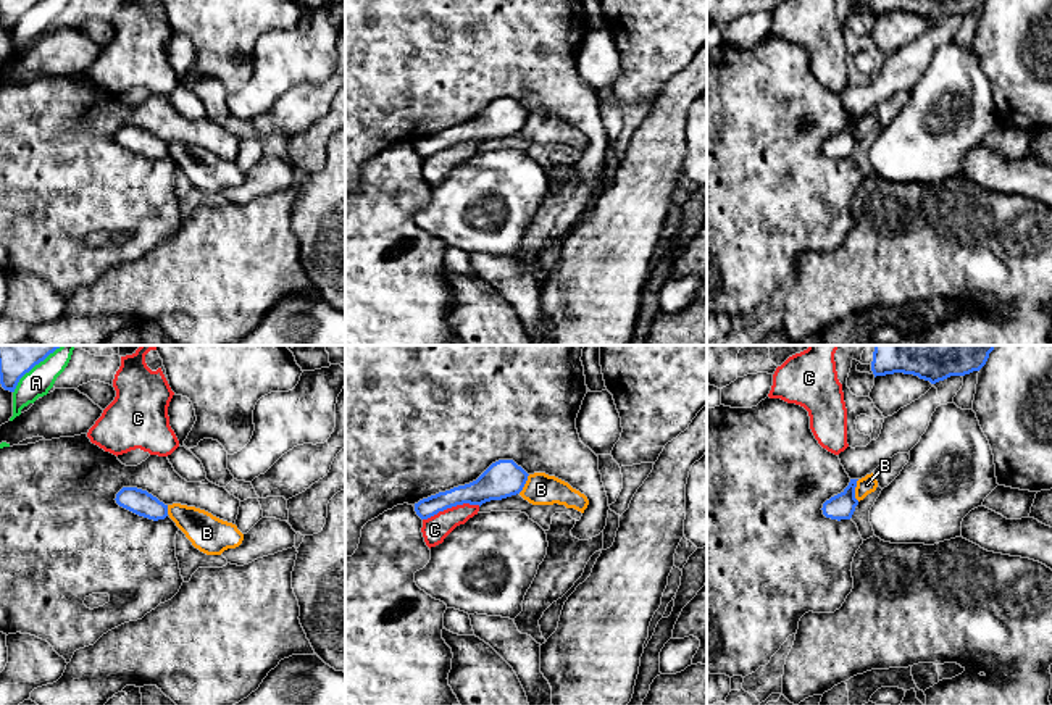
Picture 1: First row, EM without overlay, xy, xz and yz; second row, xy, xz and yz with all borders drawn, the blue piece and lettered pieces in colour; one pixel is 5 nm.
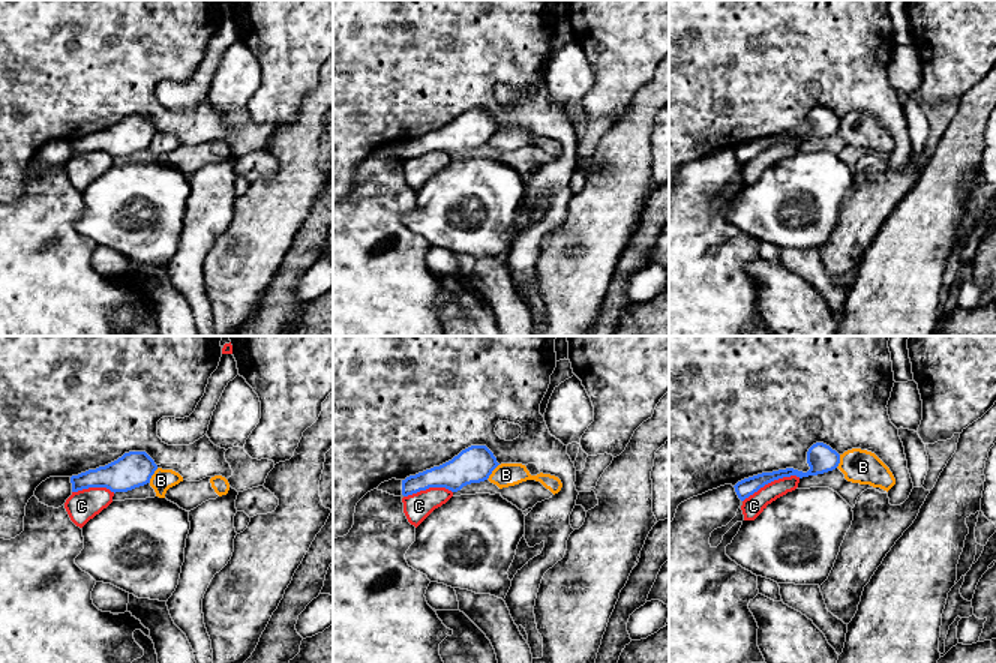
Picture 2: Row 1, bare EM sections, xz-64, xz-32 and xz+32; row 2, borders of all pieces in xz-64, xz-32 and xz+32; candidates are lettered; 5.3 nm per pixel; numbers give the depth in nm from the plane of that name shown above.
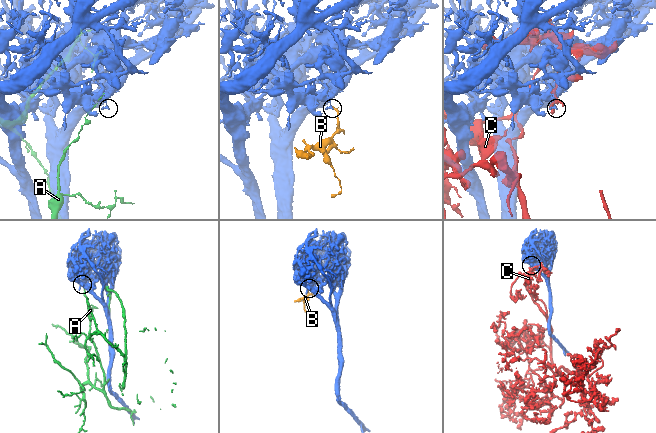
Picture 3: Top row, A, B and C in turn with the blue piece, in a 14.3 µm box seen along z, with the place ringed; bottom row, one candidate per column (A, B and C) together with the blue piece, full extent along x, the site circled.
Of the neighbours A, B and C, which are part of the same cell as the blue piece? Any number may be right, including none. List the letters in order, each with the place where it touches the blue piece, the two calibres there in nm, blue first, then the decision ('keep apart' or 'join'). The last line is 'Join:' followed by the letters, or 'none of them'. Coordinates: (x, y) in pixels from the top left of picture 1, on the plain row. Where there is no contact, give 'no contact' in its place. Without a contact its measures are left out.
A: meets blue in xy at (23, 13); 110 nm thick on the blue side, 140 nm on the other; keep apart
B: meets blue in yz at (854, 129); 130 nm thick on the blue side, 90 nm on the other; keep apart
C: meets blue in xz at (450, 146); 160 nm thick on the blue side, 130 nm on the other; keep apart
Join: none of them

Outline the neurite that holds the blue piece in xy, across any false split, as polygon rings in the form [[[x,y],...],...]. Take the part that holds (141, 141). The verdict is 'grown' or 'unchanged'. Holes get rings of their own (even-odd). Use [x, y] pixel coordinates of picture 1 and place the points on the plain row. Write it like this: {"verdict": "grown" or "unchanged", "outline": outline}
{"verdict": "unchanged", "outline": [[[123,126],[116,132],[115,139],[119,145],[153,160],[165,158],[168,155],[168,144],[147,129],[137,126]]]}

